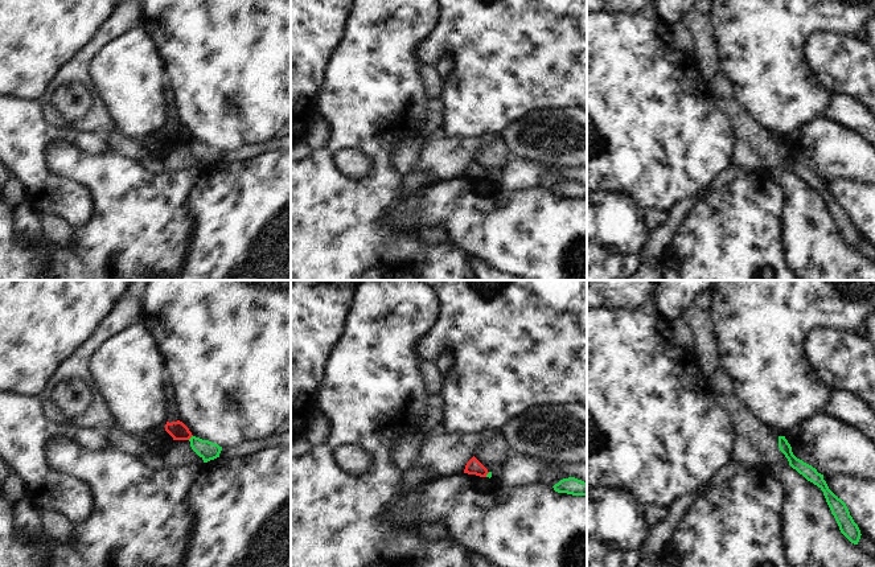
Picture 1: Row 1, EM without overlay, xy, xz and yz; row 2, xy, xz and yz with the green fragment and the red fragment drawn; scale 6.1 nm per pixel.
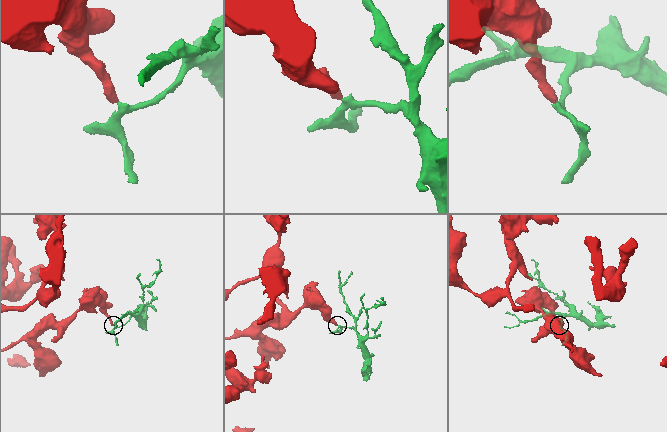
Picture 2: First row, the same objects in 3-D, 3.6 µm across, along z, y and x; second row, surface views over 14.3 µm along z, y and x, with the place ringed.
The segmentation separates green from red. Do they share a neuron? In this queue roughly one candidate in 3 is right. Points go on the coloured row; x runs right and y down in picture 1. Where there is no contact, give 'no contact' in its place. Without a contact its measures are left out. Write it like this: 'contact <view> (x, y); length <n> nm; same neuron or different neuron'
contact xy (190, 438); length 40 nm; different neuron

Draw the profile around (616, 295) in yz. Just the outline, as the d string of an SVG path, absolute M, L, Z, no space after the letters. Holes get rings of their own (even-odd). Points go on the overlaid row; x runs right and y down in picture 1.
M587 280L587 308L637 311L653 295L654 280Z

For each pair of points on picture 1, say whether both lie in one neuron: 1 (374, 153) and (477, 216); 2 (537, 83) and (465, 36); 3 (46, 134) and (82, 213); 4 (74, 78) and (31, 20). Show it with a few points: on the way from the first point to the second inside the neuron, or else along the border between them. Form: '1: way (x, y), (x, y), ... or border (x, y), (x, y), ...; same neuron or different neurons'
1: way (382, 187), (382, 190), (399, 208), (444, 208); same neuron
2: way (520, 66), (489, 36), (483, 36); same neuron
3: way (38, 153), (38, 169), (62, 193); same neuron
4: border (86, 42), (57, 72), (53, 87), (49, 91); different neurons

